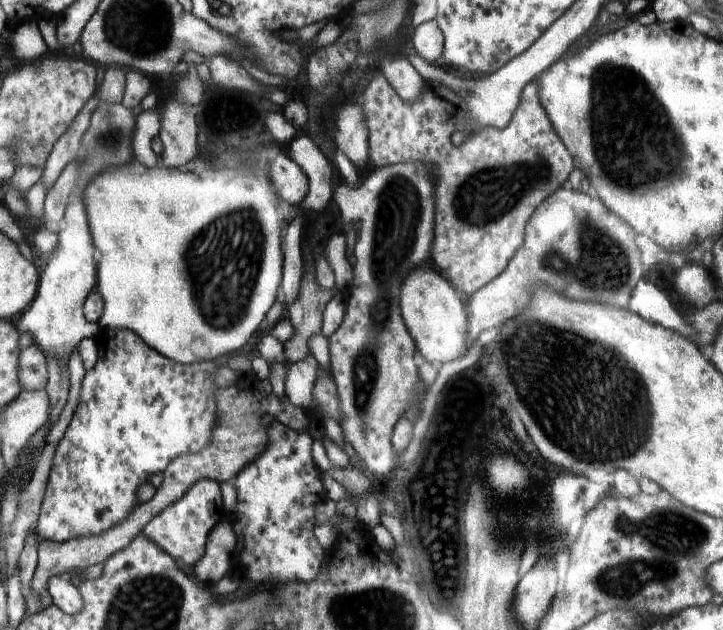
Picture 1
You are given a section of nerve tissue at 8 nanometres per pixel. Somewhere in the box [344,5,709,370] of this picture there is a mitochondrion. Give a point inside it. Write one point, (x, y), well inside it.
(626, 139)

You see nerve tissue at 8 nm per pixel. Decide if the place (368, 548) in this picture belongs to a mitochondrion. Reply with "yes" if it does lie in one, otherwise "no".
no

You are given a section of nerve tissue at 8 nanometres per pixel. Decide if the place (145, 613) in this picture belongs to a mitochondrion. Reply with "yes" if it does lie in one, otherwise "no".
yes

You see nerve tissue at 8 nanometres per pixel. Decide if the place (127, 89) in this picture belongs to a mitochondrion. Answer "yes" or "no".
no

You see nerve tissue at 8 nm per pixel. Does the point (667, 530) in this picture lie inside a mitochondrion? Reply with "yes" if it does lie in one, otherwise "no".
yes

